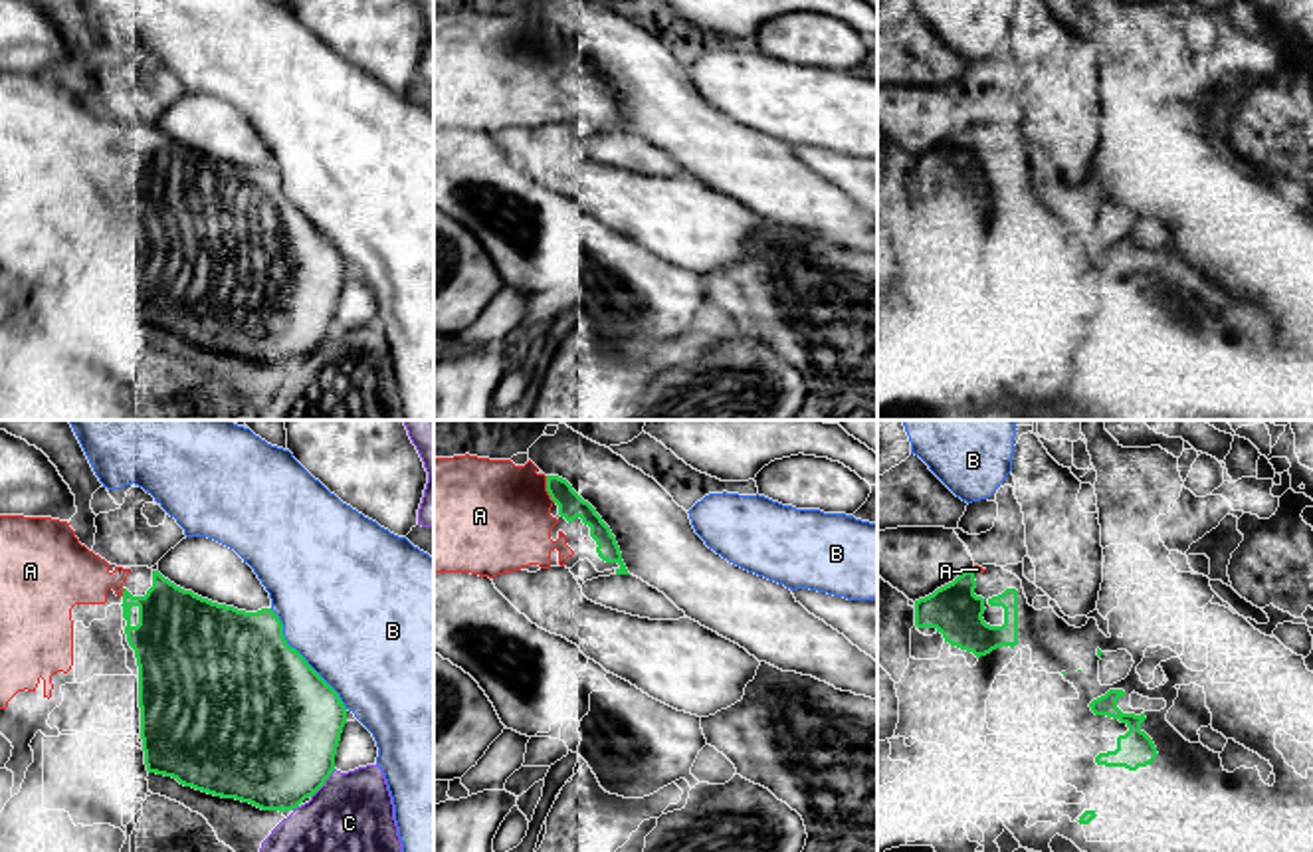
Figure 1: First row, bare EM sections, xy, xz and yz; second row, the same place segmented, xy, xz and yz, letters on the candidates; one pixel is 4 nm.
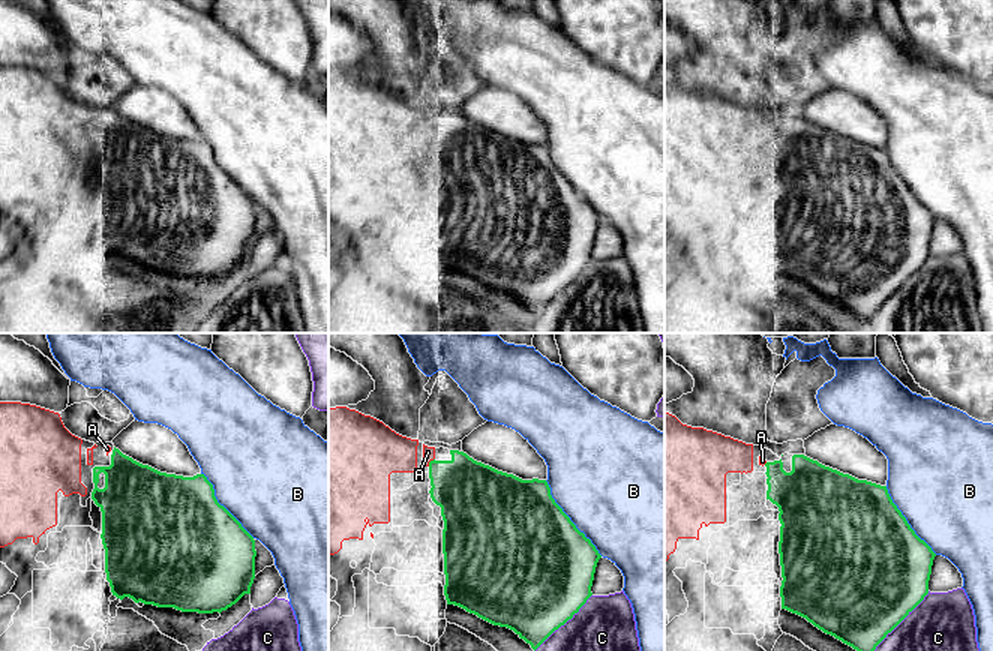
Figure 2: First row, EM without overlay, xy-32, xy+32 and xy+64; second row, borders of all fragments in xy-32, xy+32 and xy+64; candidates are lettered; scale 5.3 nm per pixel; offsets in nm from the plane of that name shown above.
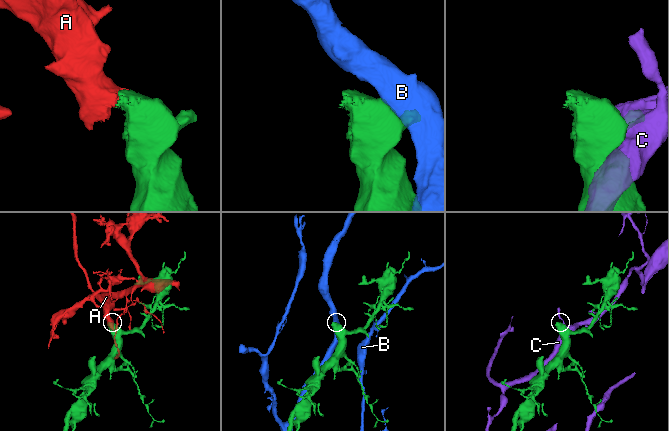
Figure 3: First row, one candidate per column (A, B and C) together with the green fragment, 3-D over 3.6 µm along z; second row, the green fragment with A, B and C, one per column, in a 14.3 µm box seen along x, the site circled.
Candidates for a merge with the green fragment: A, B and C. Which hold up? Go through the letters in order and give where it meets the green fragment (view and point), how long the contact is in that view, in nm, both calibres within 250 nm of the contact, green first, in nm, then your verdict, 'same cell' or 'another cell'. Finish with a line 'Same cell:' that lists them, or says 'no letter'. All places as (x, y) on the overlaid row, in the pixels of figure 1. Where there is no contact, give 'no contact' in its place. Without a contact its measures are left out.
A: meets green in xz at (547, 490); contact 120 nm long; 110 nm thick on the green side, 460 nm on the other; same cell
B: meets green in xy at (303, 658); contact 500 nm long; 500 nm thick on the green side, 500 nm on the other; another cell
C: meets green in xy at (323, 783); contact 160 nm long; 480 nm thick on the green side, 320 nm on the other; another cell
Same cell: A

